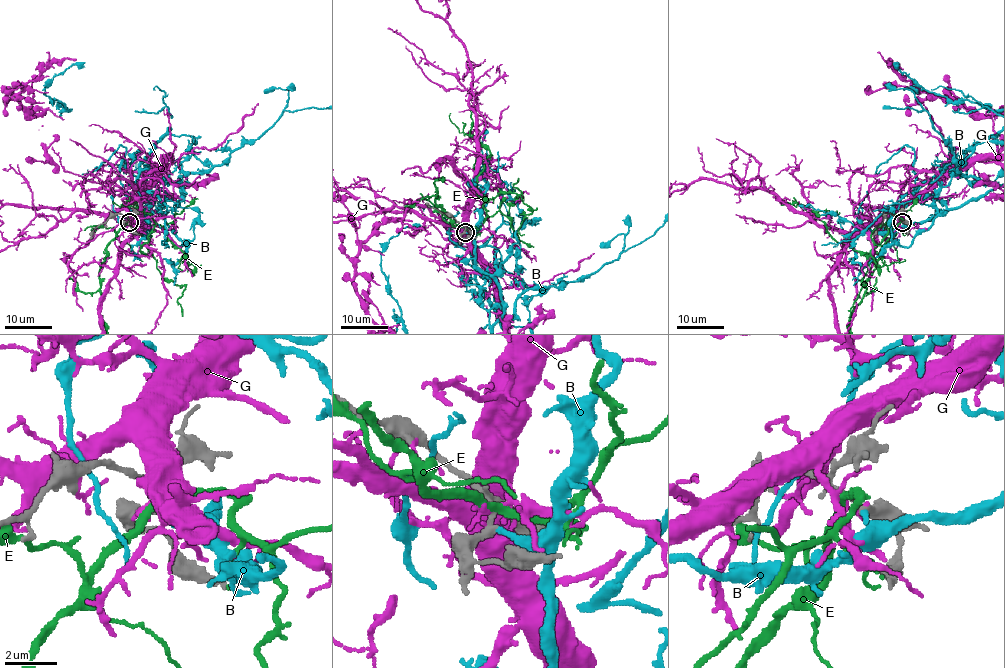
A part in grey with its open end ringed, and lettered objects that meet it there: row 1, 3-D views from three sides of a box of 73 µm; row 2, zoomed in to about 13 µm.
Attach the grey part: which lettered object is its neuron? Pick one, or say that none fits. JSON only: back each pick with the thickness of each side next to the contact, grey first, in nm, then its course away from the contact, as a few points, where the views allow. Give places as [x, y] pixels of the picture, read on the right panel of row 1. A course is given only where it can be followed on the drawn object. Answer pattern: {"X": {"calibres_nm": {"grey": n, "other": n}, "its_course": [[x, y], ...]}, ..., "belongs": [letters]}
{"B": {"calibres_nm": {"grey": 240, "other": 190}}, "belongs": ["B"]}

